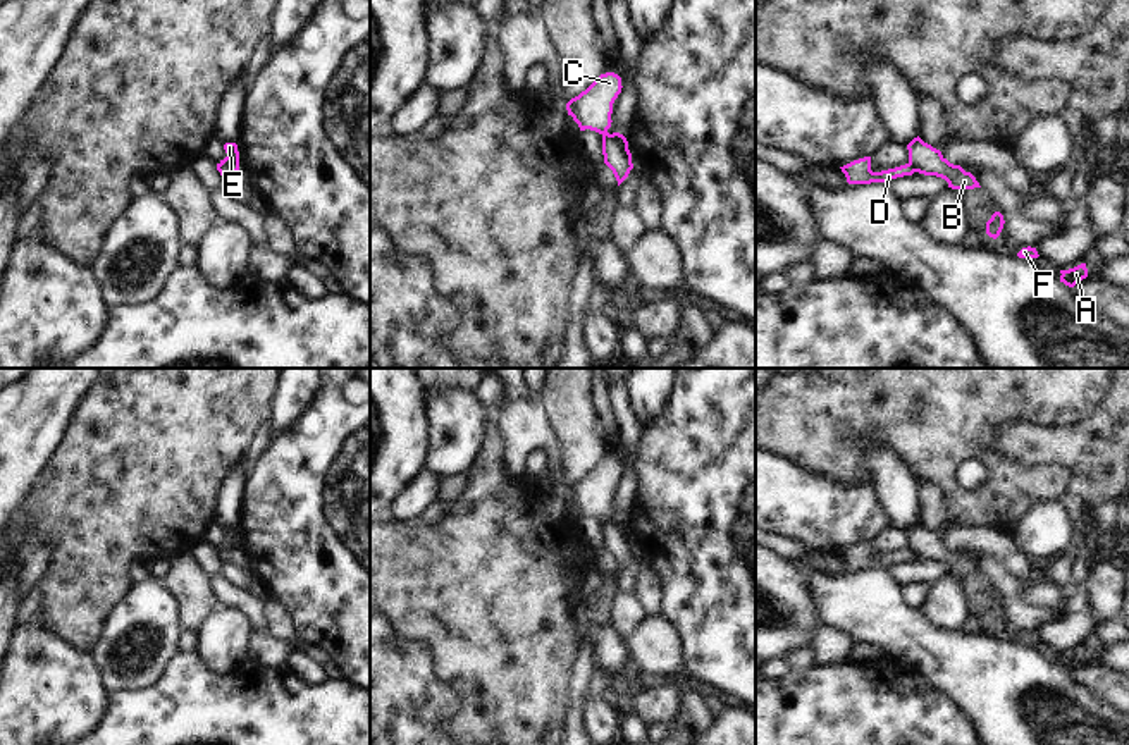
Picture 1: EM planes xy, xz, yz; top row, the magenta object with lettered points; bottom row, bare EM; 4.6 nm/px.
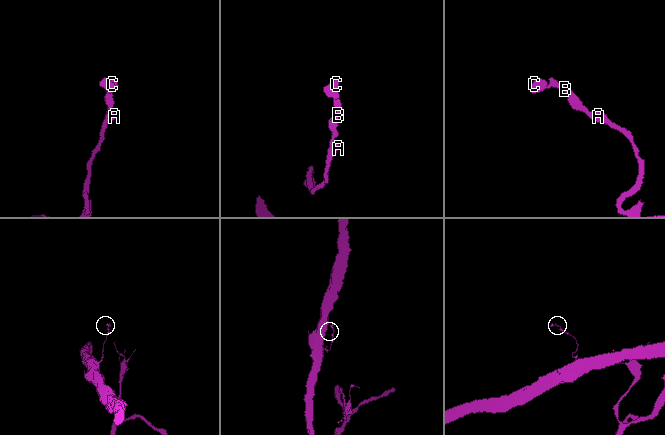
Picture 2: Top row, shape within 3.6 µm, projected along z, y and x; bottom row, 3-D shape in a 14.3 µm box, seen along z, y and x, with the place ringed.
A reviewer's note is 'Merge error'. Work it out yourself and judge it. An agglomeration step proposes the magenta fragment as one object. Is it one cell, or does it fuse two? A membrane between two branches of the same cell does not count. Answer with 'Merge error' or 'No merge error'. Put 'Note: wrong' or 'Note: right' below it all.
Merge error.
Note: right

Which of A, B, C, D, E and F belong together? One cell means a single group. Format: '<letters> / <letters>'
A B E F / C D

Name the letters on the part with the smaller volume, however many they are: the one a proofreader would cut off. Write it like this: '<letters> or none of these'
C, D

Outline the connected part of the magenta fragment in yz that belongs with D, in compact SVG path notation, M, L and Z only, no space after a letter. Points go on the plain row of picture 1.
M871 542L854 545L840 554L845 559L848 570L871 570L871 568L888 570L891 564L914 559L914 554L909 549L881 557L873 557Z

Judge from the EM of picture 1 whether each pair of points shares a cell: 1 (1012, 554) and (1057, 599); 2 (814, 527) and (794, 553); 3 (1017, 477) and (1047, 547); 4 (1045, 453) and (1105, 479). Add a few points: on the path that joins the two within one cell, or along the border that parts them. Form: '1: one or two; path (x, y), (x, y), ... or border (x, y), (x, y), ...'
1: two; border (1033, 580), (1024, 585)
2: two; border (773, 532), (804, 541), (814, 549)
3: two; border (1057, 501), (1038, 501), (1011, 532)
4: one; path (1061, 453), (1079, 453), (1090, 463)

